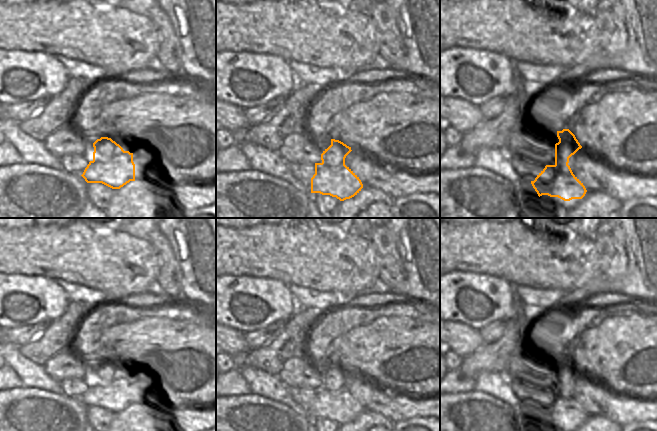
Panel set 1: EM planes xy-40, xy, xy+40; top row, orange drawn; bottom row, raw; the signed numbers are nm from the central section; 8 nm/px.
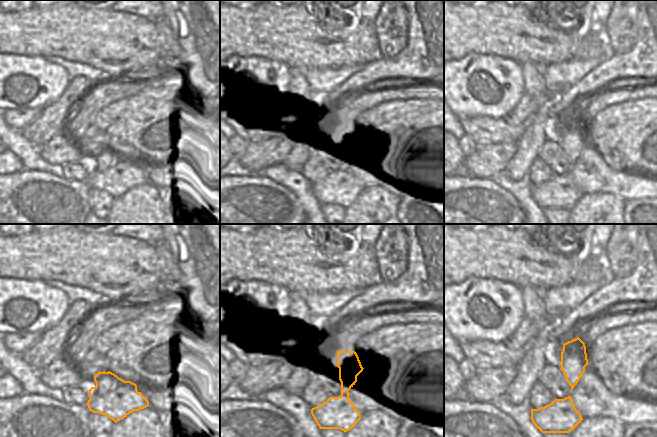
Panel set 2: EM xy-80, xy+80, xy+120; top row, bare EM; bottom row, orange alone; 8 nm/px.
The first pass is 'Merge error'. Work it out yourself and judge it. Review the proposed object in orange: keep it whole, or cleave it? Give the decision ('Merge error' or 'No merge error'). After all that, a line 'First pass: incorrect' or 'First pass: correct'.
Merge error.
First pass: correct

